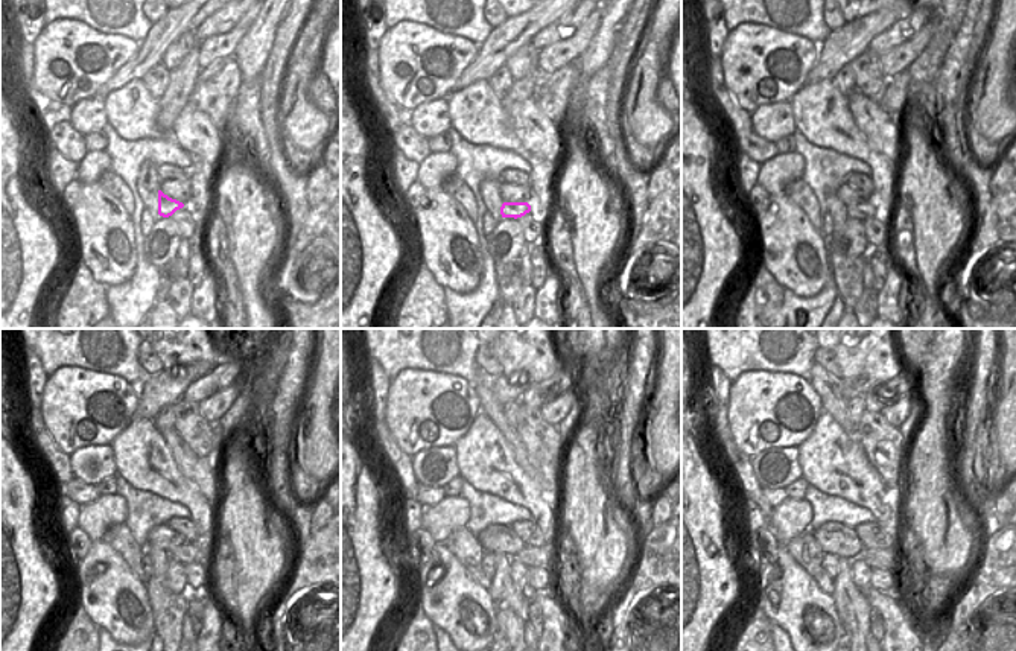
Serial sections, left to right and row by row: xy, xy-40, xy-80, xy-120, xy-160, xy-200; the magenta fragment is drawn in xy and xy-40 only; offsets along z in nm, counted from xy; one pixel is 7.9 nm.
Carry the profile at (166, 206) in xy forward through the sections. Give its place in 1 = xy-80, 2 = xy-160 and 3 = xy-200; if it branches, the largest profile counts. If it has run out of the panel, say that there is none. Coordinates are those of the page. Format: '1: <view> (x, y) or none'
1: xy-80 (863, 212)
2: xy-160 (530, 555)
3: xy-200 (875, 558)

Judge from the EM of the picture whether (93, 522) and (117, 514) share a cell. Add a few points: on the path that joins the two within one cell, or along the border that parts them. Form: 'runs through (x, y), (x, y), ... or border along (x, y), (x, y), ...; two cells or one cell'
runs through (99, 516), (111, 514); one cell

